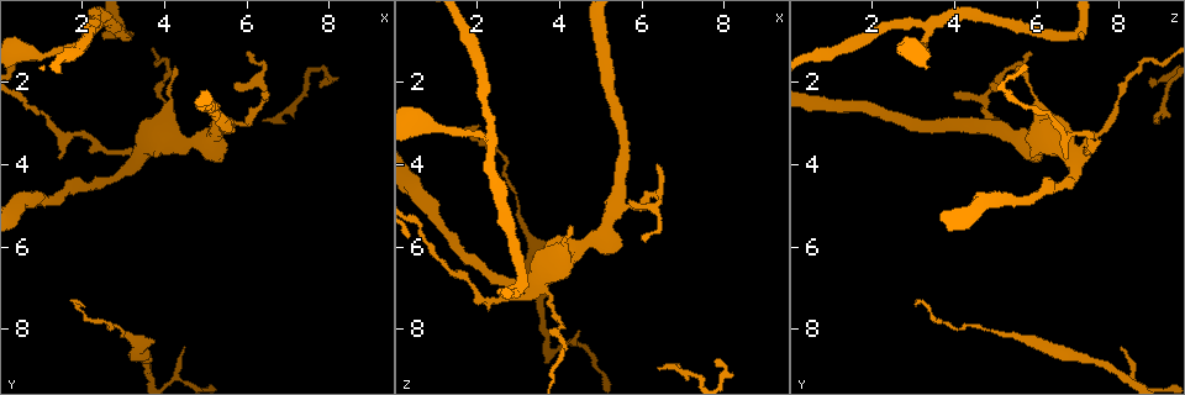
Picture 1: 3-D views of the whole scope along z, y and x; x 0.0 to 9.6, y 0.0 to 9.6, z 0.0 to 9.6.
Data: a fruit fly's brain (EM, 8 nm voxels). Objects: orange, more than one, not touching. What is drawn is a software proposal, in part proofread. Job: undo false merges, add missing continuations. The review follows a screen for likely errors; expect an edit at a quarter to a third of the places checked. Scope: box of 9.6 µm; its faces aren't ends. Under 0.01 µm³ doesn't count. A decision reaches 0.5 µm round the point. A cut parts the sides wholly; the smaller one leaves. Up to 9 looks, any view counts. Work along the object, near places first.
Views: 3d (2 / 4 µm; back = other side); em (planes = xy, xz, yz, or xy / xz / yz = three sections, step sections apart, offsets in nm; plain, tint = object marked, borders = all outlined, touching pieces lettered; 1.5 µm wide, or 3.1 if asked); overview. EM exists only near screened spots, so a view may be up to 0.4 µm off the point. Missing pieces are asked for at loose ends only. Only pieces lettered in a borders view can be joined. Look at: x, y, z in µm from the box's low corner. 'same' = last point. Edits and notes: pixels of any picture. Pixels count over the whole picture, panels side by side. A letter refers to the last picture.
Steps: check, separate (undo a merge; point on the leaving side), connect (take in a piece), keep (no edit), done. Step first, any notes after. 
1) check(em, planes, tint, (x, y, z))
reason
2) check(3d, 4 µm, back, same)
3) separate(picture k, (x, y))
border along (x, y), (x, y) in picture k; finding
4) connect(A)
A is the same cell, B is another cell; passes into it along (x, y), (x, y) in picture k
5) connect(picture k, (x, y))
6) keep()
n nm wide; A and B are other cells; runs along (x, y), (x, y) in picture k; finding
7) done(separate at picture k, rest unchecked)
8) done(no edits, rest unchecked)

check(3d, 4 µm, (2.40, 0.60, 3.35))
sharp bend

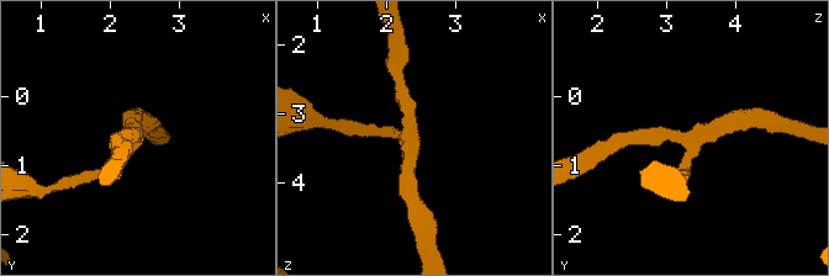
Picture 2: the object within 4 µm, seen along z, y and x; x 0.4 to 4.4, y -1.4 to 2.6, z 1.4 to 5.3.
check(em, planes, tint, (2.30, 0.65, 3.40))
3 arms; arms of 190, 220, 280 nm

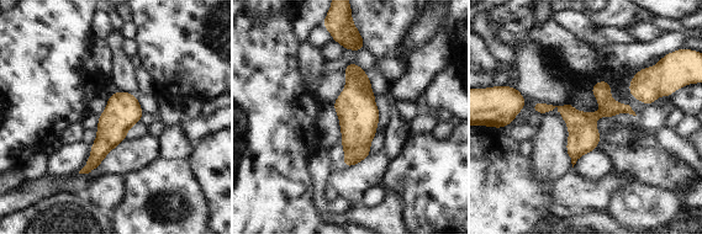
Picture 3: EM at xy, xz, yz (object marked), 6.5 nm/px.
check(em, planes, borders, same)
what lies round it

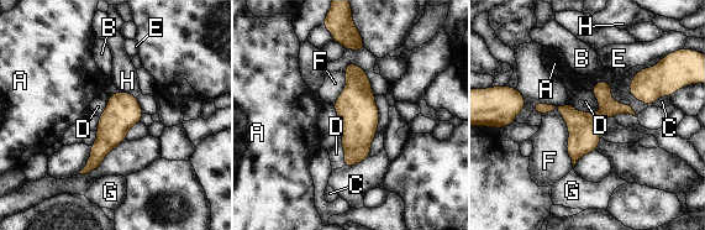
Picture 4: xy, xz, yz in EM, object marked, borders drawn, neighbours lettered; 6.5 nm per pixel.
keep()
A, B, C, D, E, F, G and H are other cells; runs along (535, 108), (557, 108), (573, 118), (629, 110) in picture 4; continuous, no second neuron

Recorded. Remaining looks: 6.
check(em, xz, step 4, tint, (5.70, 2.10, 4.80))
tapers out

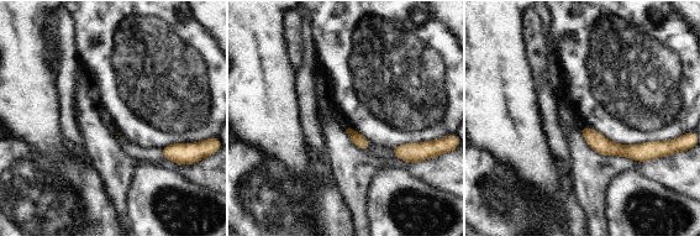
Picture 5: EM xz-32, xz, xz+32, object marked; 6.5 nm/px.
check(em, xz, step 4, borders, same)
what lies round it

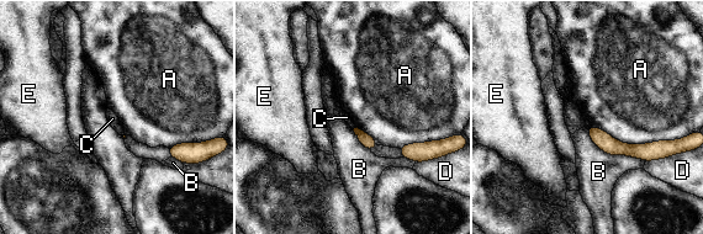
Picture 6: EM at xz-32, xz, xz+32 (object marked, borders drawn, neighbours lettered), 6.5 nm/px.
keep()
A touches over 550 nm; A, B, C, D and E are other cells; runs along (590, 128), (614, 148), (657, 145) in picture 6; no lettered piece goes on from it

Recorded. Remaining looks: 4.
check(3d, 4 µm, back, (4.10, 1.40, 8.65))
sharp bend

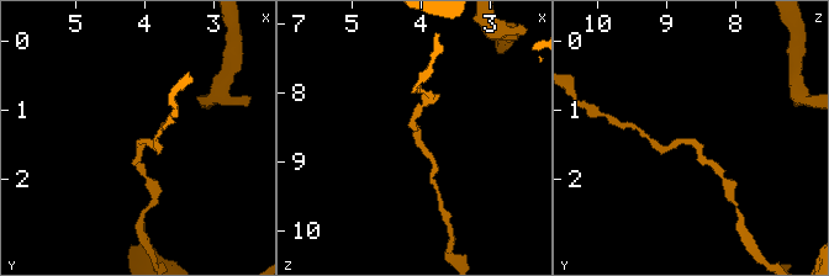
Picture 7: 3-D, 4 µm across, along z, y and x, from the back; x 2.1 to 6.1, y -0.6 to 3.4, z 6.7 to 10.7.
check(em, yz, step 8, tint, (4.10, 1.45, 8.60))
now the EM

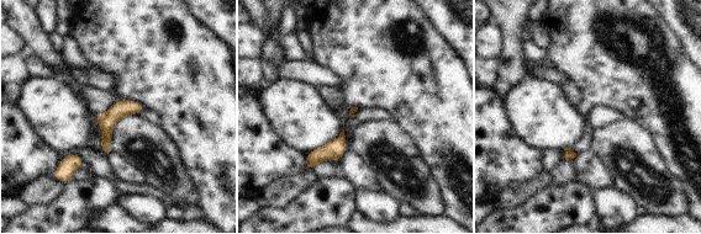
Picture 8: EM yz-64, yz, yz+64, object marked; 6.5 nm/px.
check(em, planes, borders, same)

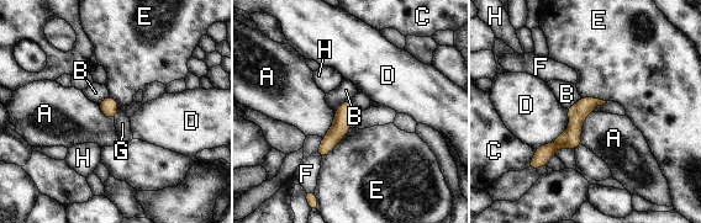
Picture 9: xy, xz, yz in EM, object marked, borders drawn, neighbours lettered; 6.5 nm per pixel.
keep()
A, B, C, D, E, F, G and H are other cells; border along (346, 134), (321, 160) in picture 9; one neuron here

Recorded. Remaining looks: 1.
done(no edits, rest unchecked)

